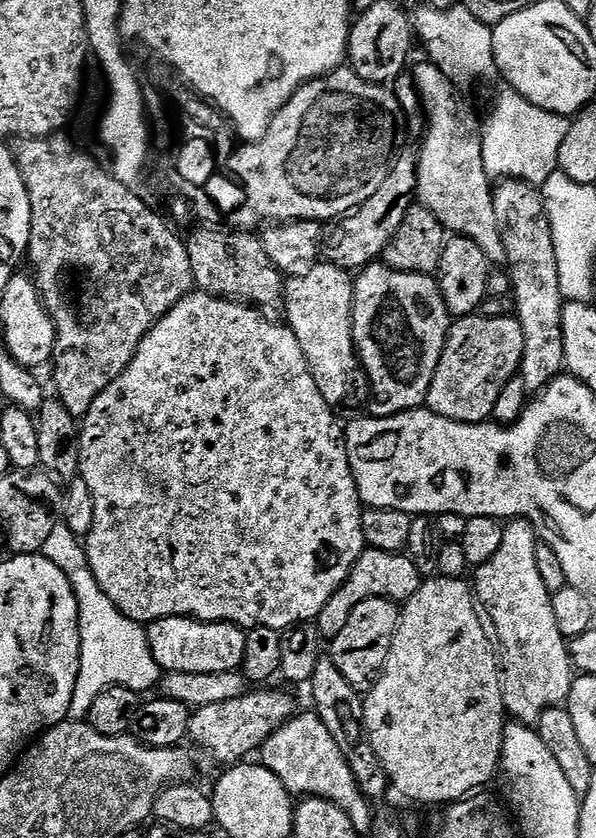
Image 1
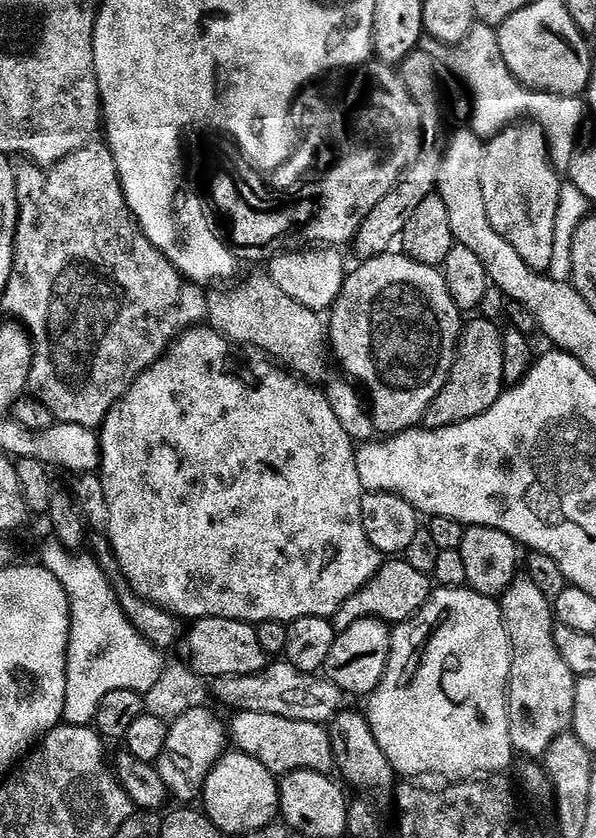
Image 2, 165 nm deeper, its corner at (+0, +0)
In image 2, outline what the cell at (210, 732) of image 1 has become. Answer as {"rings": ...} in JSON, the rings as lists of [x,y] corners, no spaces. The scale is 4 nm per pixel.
{"rings":[[[208,706],[186,710],[168,724],[168,737],[154,767],[159,772],[167,795],[176,802],[192,802],[204,790],[204,780],[226,751],[226,726],[216,720]]]}

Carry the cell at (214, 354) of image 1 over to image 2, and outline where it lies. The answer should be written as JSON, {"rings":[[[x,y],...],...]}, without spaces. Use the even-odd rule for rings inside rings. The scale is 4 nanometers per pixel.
{"rings":[[[197,326],[188,329],[186,332],[181,332],[172,344],[172,347],[165,352],[164,357],[158,362],[154,362],[154,366],[150,366],[146,369],[132,384],[131,390],[112,407],[110,414],[106,414],[104,423],[98,432],[100,447],[98,475],[102,482],[102,489],[105,491],[105,502],[108,507],[108,521],[106,523],[106,530],[108,530],[108,533],[106,533],[106,539],[112,546],[112,555],[116,557],[119,575],[127,578],[128,585],[130,585],[143,600],[148,600],[151,604],[157,604],[158,607],[165,608],[168,612],[174,612],[177,616],[188,622],[205,620],[206,618],[230,618],[231,620],[241,620],[253,626],[264,622],[270,622],[271,620],[277,620],[278,623],[289,625],[293,620],[306,618],[307,616],[335,617],[336,611],[338,611],[359,588],[366,586],[366,582],[380,569],[382,563],[381,553],[377,552],[376,547],[369,542],[366,538],[366,534],[362,530],[362,522],[360,521],[360,498],[362,489],[360,487],[360,479],[358,478],[358,470],[356,469],[356,448],[354,447],[354,441],[348,437],[346,430],[342,430],[341,424],[338,423],[338,418],[334,418],[334,410],[330,406],[327,395],[325,395],[323,391],[315,392],[315,390],[312,389],[315,387],[307,386],[299,379],[288,375],[285,371],[279,370],[277,367],[268,364],[265,364],[266,366],[255,372],[254,369],[247,368],[244,364],[239,364],[239,362],[236,361],[235,354],[232,352],[235,352],[233,345],[229,344],[224,337],[212,331],[211,327]],[[188,510],[190,510],[190,524],[192,524],[194,520],[196,520],[196,524],[204,524],[204,546],[206,546],[206,544],[210,546],[212,542],[216,544],[216,540],[218,540],[218,546],[220,546],[220,548],[218,548],[218,554],[216,554],[216,550],[212,550],[212,548],[208,548],[208,550],[204,548],[204,560],[194,560],[194,562],[188,562],[186,558],[174,556],[174,540],[176,540],[176,534],[194,534],[194,536],[198,534],[198,536],[200,536],[200,530],[188,530],[188,526],[182,526],[182,530],[178,530],[178,528],[176,528],[176,530],[170,530],[172,536],[174,536],[174,538],[170,538],[170,540],[168,540],[168,538],[158,538],[158,534],[154,534],[154,532],[158,532],[158,526],[160,526],[160,532],[164,532],[164,530],[166,530],[166,528],[164,528],[166,522],[188,516]]]}

